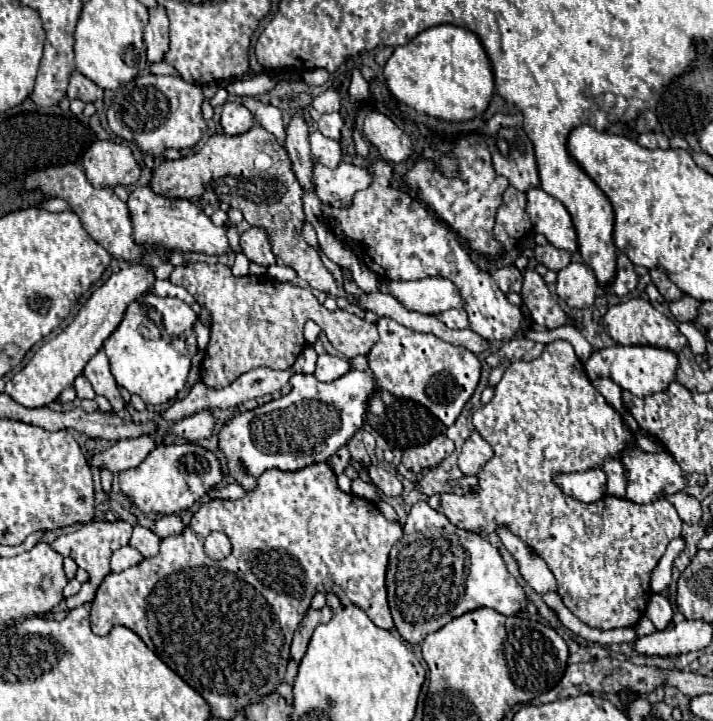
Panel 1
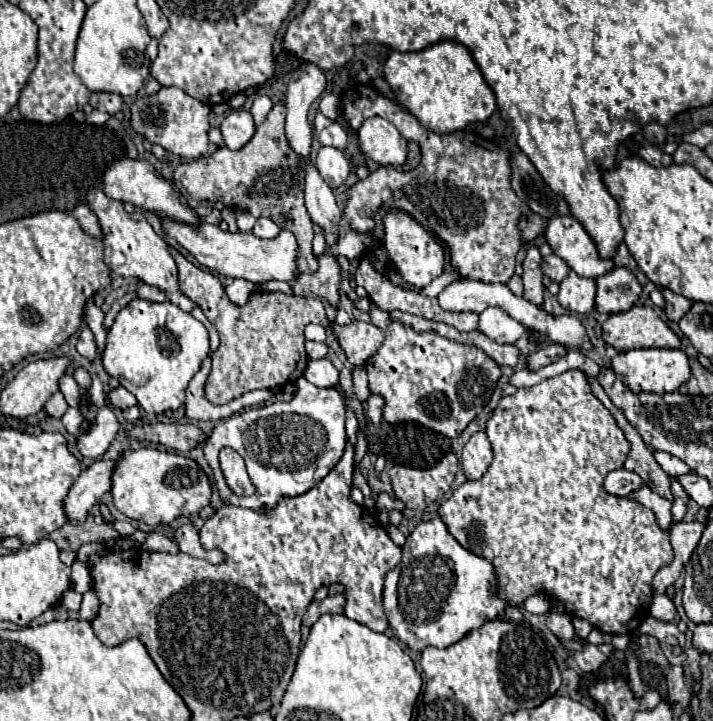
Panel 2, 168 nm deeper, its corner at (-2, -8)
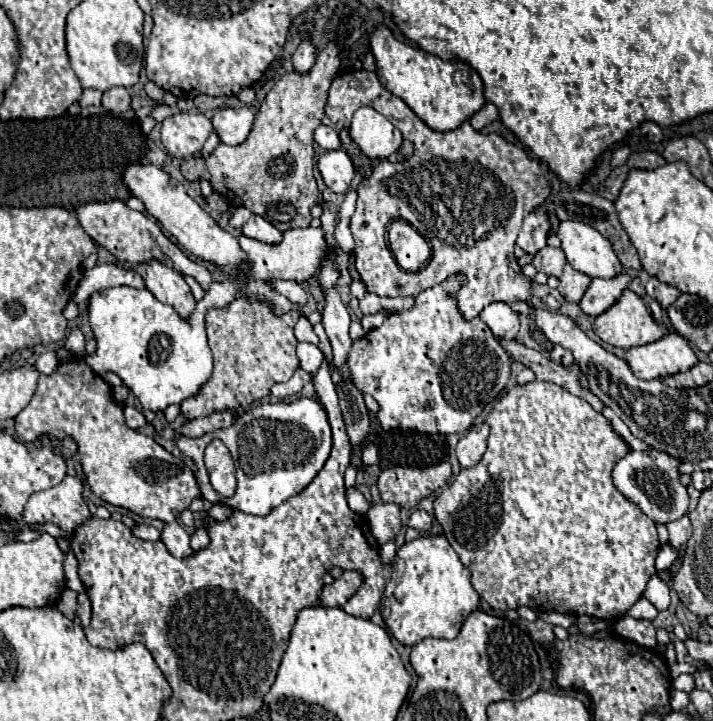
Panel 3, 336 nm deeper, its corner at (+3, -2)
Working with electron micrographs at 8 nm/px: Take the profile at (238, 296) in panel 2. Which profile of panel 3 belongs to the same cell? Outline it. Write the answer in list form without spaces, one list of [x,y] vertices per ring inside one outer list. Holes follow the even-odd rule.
[[[236,274],[234,278],[214,282],[190,318],[180,318],[180,314],[172,306],[158,302],[150,290],[136,290],[126,286],[102,290],[90,298],[90,306],[88,306],[90,324],[92,324],[98,348],[94,354],[88,354],[84,360],[98,376],[104,376],[106,372],[118,374],[122,382],[136,394],[142,408],[146,410],[158,412],[158,410],[166,410],[170,404],[180,404],[184,398],[196,394],[200,386],[210,378],[210,372],[212,372],[212,352],[210,352],[206,328],[204,328],[206,310],[210,306],[230,304],[234,298],[238,298],[238,294],[246,284],[248,284],[248,278],[244,274]]]

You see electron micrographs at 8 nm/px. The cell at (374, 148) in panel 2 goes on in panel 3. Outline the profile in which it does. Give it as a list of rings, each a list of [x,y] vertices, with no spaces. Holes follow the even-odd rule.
[[[370,106],[354,112],[350,136],[368,158],[388,158],[402,144],[400,130]]]

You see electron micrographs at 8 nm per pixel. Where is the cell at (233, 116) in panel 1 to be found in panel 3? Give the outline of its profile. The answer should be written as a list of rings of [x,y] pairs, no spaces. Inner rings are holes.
[[[248,106],[218,108],[218,110],[214,110],[214,116],[212,116],[216,134],[228,146],[242,144],[252,130],[252,122],[254,122],[254,112]]]

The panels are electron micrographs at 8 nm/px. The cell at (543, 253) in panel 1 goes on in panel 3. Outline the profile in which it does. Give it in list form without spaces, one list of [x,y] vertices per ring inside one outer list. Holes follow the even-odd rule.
[[[544,246],[534,258],[532,258],[532,266],[538,272],[544,272],[548,276],[562,276],[562,268],[566,264],[566,254],[562,248],[552,248],[552,246]]]

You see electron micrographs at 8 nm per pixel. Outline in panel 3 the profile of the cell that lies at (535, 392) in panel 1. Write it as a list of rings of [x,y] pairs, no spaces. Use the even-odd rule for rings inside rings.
[[[532,380],[524,386],[514,386],[512,390],[506,390],[506,394],[494,402],[490,414],[486,416],[486,422],[490,426],[486,454],[474,468],[460,470],[456,480],[434,500],[434,516],[442,524],[444,536],[456,550],[462,564],[470,568],[474,590],[494,610],[516,610],[520,606],[530,606],[532,610],[538,610],[538,612],[554,610],[554,612],[564,612],[574,616],[588,614],[606,622],[620,620],[642,596],[650,576],[656,574],[654,560],[660,548],[654,522],[634,502],[630,502],[624,494],[620,494],[612,484],[610,472],[614,464],[628,454],[626,444],[622,444],[622,436],[616,434],[612,424],[602,414],[594,412],[594,408],[586,400],[570,394],[566,388],[558,384],[542,382],[542,380]]]

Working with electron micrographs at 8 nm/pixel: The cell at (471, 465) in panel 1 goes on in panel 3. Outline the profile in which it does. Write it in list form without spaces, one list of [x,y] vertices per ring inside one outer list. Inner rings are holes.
[[[476,424],[468,430],[466,436],[460,438],[456,446],[456,456],[460,460],[462,468],[472,468],[480,462],[480,458],[486,452],[486,442],[488,442],[488,424]]]

